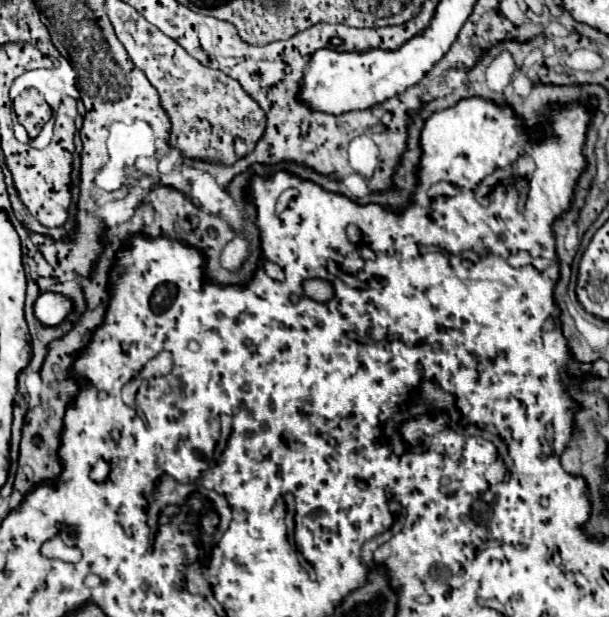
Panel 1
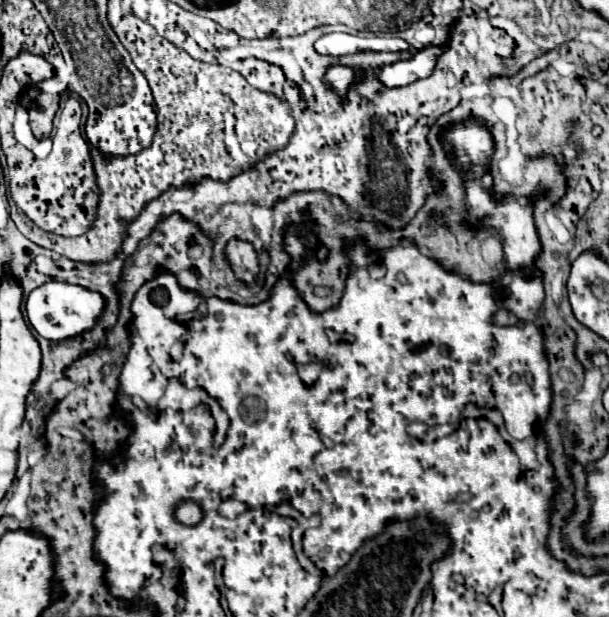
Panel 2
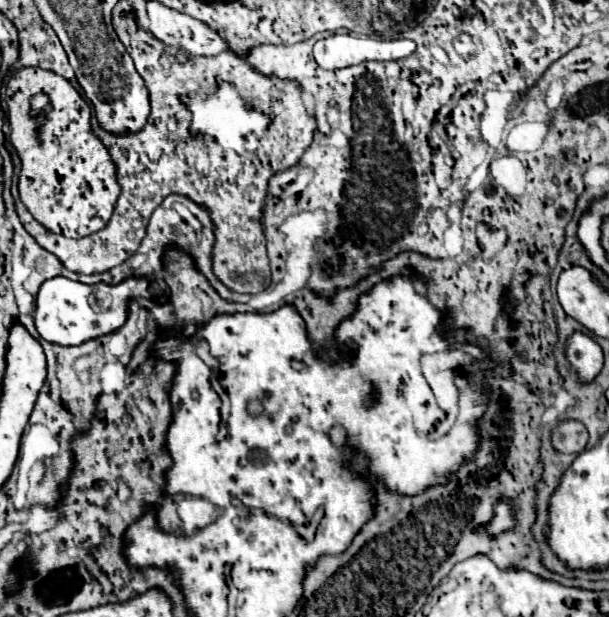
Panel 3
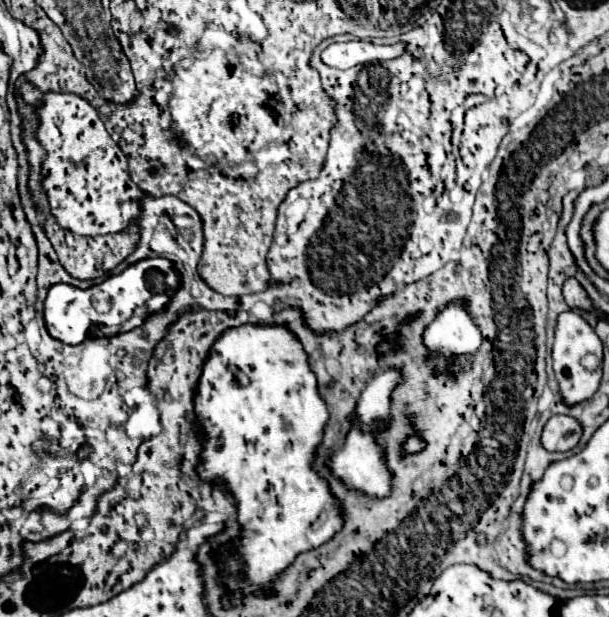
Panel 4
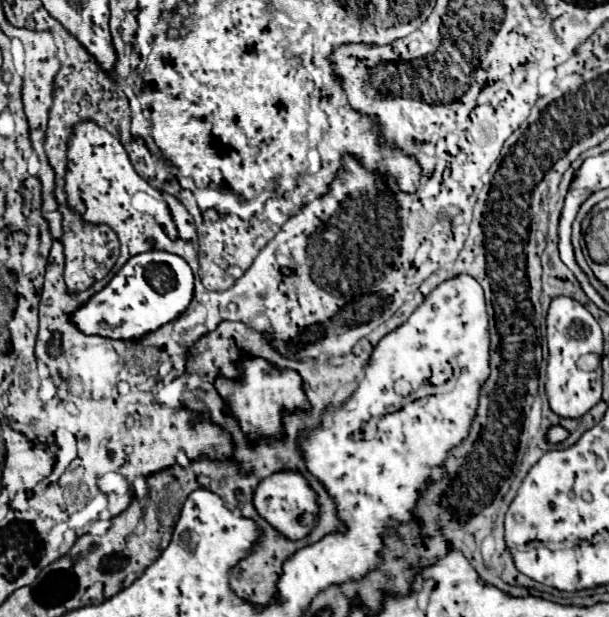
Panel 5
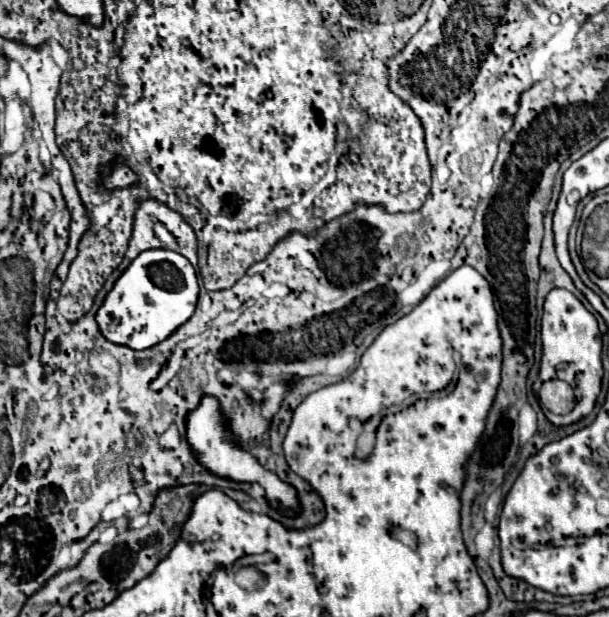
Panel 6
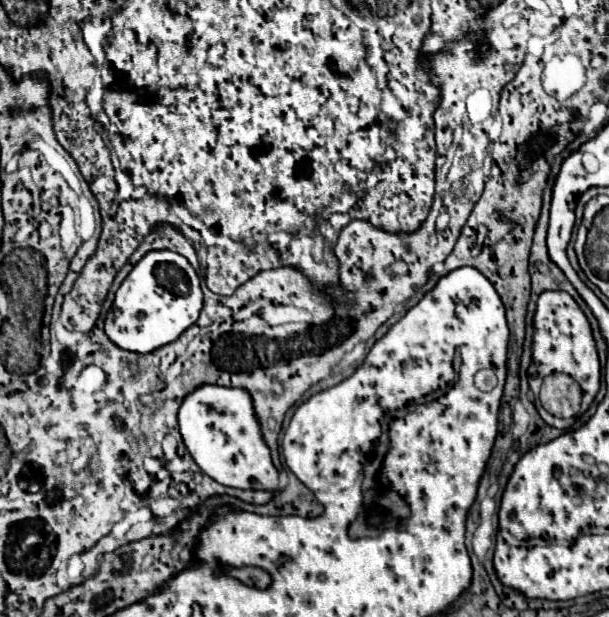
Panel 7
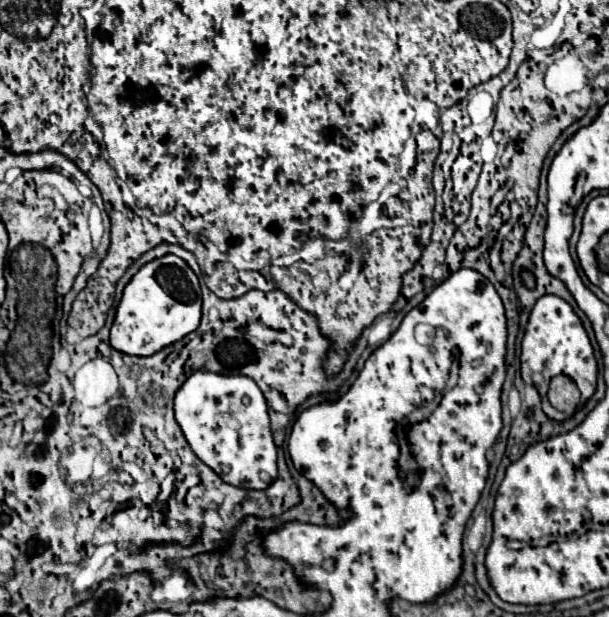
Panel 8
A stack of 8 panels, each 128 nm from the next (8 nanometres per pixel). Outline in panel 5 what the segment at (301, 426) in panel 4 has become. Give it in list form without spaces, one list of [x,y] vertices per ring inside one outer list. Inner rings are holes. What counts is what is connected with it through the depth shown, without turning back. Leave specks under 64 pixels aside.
[[[248,358],[244,362],[244,378],[242,382],[230,382],[224,378],[216,380],[216,388],[230,406],[230,412],[242,422],[244,432],[252,440],[258,436],[272,436],[280,438],[280,420],[282,420],[282,410],[294,410],[294,408],[308,408],[308,400],[302,392],[302,380],[296,372],[292,370],[278,370],[272,368],[268,362],[262,358]],[[278,472],[276,476],[264,478],[252,502],[260,516],[288,538],[304,538],[312,530],[312,524],[316,524],[316,494],[308,488],[306,480],[294,472]]]

